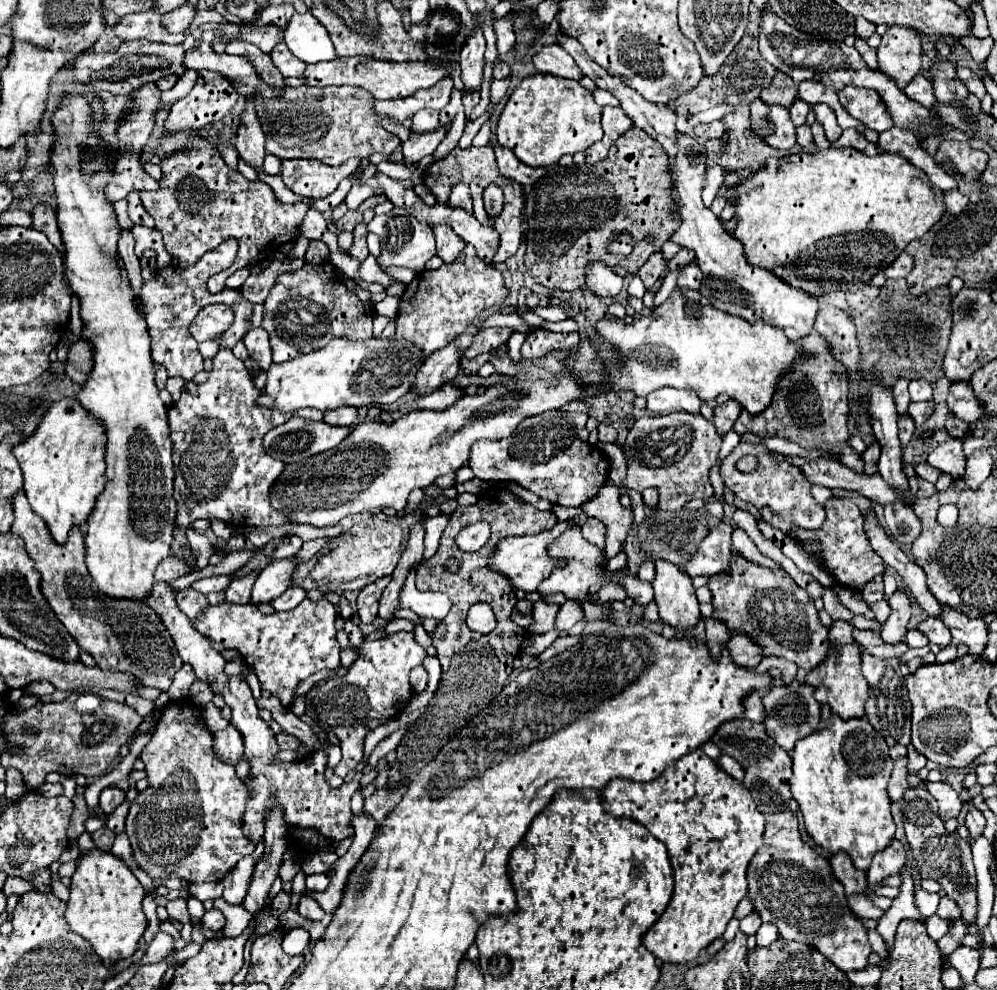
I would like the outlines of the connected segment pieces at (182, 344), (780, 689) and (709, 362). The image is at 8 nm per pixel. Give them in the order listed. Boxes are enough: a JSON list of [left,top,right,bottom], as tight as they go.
[[140,238,252,380],[762,680,820,752],[596,286,812,414]]

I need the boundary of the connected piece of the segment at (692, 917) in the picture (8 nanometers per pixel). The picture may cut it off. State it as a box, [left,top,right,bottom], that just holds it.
[602,748,764,964]

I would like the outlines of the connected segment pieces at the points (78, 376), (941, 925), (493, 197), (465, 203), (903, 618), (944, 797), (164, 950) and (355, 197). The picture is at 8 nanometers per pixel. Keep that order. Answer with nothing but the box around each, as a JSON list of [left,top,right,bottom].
[[66,340,92,386],[924,914,948,940],[482,184,502,218],[448,184,472,212],[880,590,912,644],[926,782,962,820],[138,932,174,966],[344,184,374,210]]

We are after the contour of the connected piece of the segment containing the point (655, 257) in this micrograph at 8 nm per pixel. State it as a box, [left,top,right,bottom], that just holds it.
[638,252,664,288]

